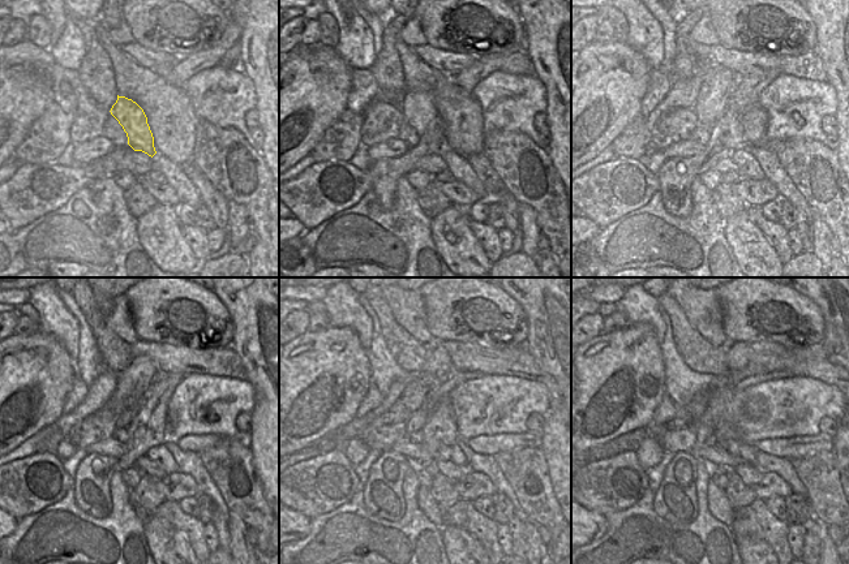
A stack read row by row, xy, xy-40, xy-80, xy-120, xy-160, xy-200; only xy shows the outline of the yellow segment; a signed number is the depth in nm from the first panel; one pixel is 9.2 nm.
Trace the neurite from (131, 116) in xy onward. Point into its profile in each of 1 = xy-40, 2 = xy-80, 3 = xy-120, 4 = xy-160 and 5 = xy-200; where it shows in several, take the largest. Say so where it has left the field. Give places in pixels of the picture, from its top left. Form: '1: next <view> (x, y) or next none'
1: next xy-40 (417, 107)
2: next xy-80 (719, 84)
3: next xy-120 (133, 380)
4: next xy-160 (438, 369)
5: next xy-200 (737, 353)

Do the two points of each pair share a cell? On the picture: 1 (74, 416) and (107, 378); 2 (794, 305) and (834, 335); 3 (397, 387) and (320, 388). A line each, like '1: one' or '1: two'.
1: one
2: two
3: two

